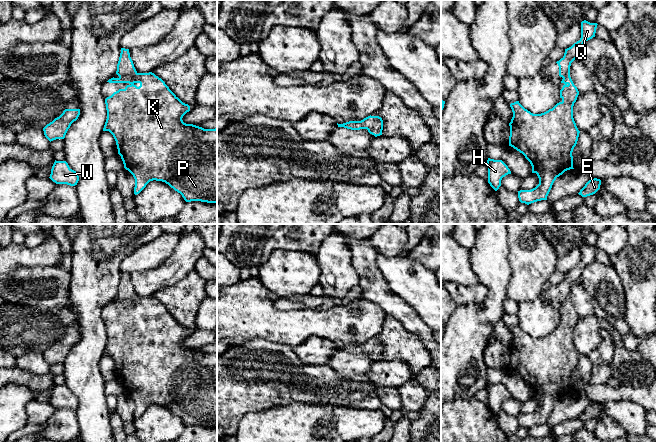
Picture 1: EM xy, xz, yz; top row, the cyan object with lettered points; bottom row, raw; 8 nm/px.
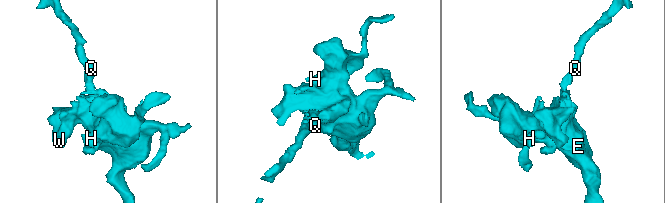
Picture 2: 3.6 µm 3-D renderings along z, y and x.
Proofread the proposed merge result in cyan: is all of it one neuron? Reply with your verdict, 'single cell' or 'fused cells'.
fused cells

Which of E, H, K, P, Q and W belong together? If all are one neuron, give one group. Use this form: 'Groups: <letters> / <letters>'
Groups: E H K P W / Q

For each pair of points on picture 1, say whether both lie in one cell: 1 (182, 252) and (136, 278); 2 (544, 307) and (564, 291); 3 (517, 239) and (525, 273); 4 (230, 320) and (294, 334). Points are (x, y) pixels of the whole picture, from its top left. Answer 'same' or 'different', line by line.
1: same
2: same
3: same
4: same

